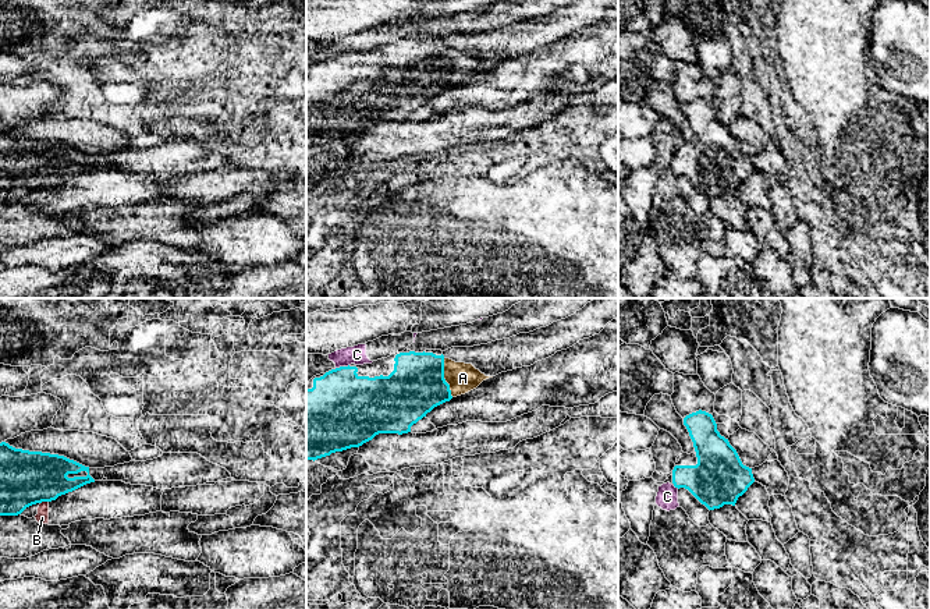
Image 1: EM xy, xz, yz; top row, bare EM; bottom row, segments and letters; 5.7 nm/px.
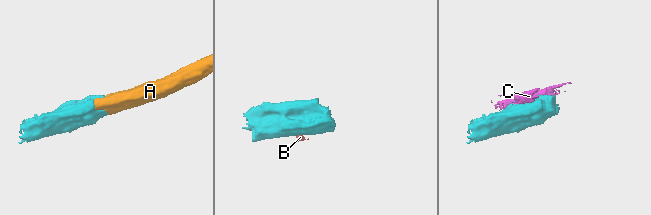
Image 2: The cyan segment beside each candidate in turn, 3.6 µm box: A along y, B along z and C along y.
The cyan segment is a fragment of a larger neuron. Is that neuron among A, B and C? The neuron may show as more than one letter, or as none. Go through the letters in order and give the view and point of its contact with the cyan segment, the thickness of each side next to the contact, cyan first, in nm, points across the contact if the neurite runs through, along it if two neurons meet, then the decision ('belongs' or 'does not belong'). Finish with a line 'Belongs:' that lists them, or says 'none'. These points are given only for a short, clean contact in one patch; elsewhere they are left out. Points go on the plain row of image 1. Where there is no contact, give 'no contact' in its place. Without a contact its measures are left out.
A: meets cyan in xz at (443, 66); 320 nm thick on the cyan side, 170 nm on the other; belongs
B: meets cyan in xy at (43, 188); 300 nm thick on the cyan side, 80 nm on the other; border along xy (48, 188), (41, 191); does not belong
C: meets cyan in xz at (341, 55); 440 nm thick on the cyan side, 110 nm on the other; does not belong
Belongs: A

